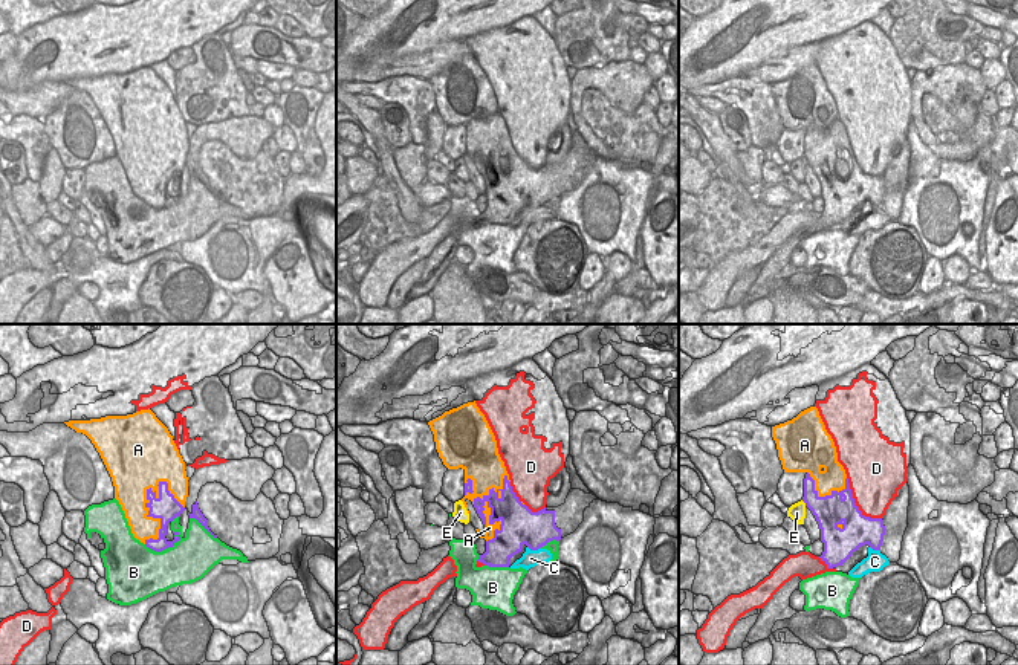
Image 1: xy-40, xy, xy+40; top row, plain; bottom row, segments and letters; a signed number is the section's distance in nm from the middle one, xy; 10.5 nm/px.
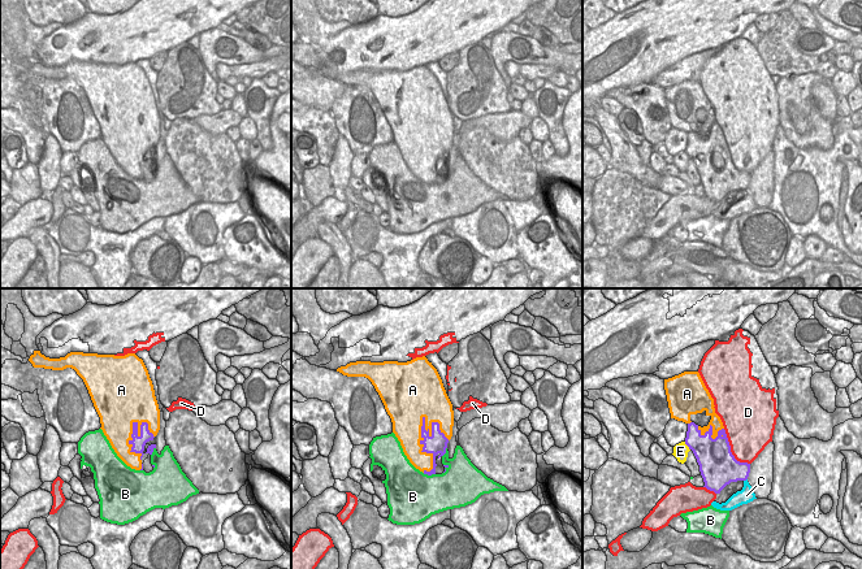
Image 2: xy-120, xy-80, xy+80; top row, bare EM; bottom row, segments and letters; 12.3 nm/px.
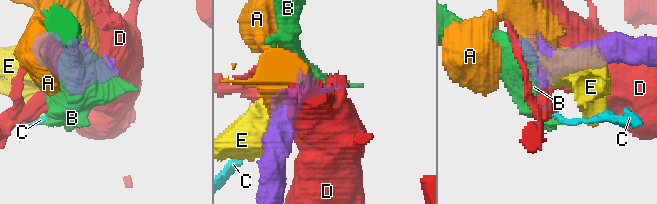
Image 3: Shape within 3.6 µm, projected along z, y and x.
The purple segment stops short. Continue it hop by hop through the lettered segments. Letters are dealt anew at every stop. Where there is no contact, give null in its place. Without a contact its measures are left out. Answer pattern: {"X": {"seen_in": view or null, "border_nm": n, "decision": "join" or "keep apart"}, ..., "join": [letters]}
{"A": {"seen_in": "xy", "border_nm": 750, "decision": "keep apart"}, "B": {"seen_in": "xy-40", "border_nm": 420, "decision": "join"}, "C": {"seen_in": "xy", "border_nm": 130, "decision": "keep apart"}, "D": {"seen_in": "xy+40", "border_nm": 550, "decision": "keep apart"}, "E": {"seen_in": "xy+40", "border_nm": 80, "decision": "keep apart"}, "join": ["B"]}

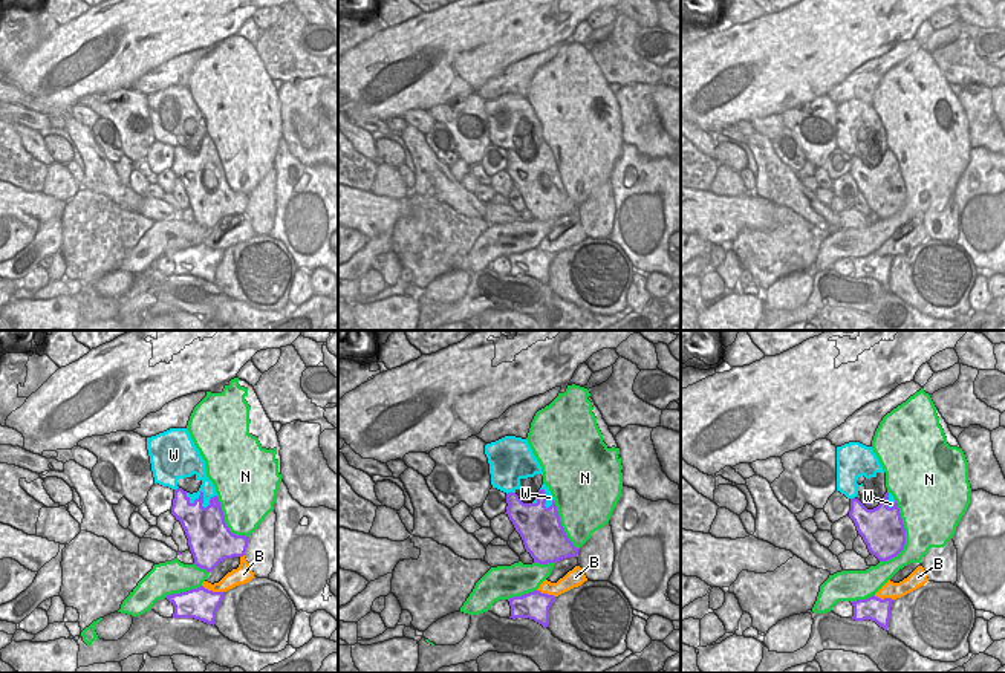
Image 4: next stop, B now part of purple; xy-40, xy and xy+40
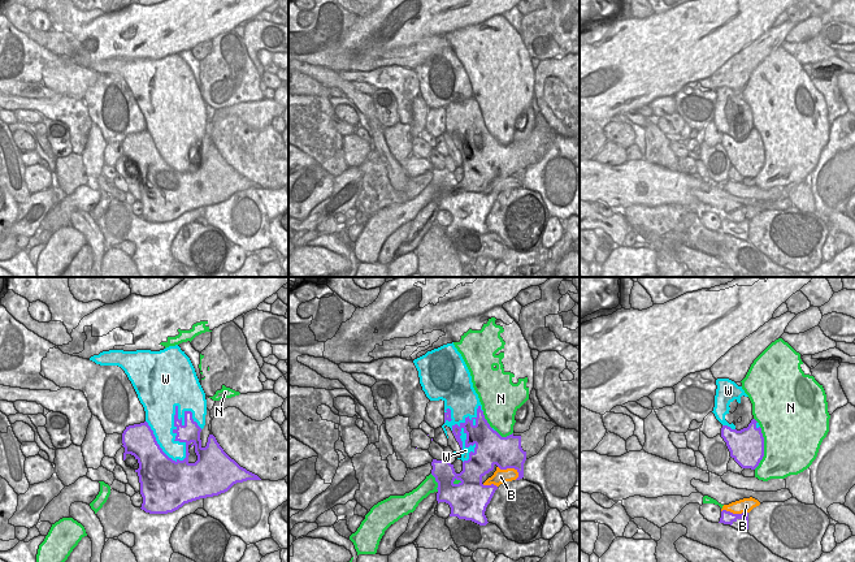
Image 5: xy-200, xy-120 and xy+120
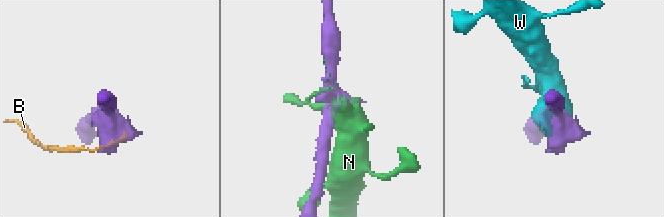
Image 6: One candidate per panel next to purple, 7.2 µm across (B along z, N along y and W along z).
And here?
{"B": {"seen_in": "xy-40", "border_nm": 240, "decision": "keep apart"}, "N": {"seen_in": "xy+40", "border_nm": 700, "decision": "keep apart"}, "W": {"seen_in": "xy-40", "border_nm": 340, "decision": "keep apart"}, "join": []}

